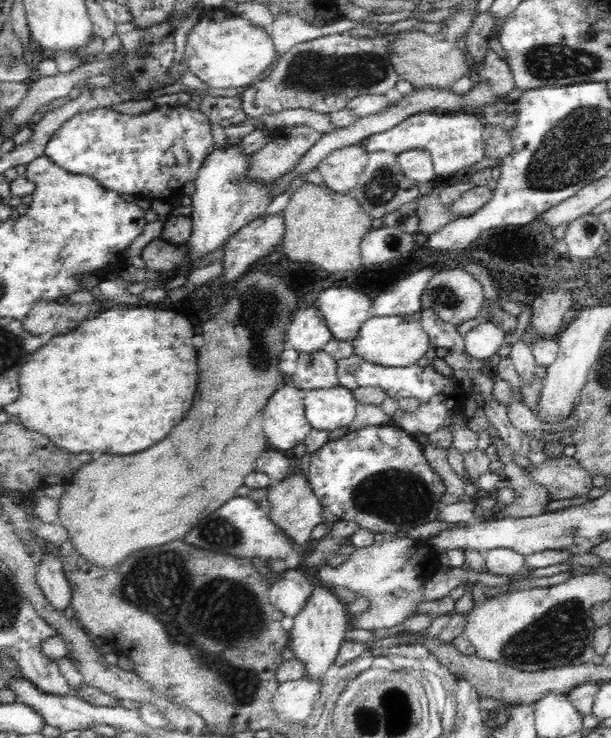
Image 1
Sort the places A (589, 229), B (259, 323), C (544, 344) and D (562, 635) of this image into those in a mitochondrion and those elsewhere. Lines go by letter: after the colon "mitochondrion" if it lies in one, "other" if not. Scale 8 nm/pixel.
A: mitochondrion
B: mitochondrion
C: other
D: mitochondrion

